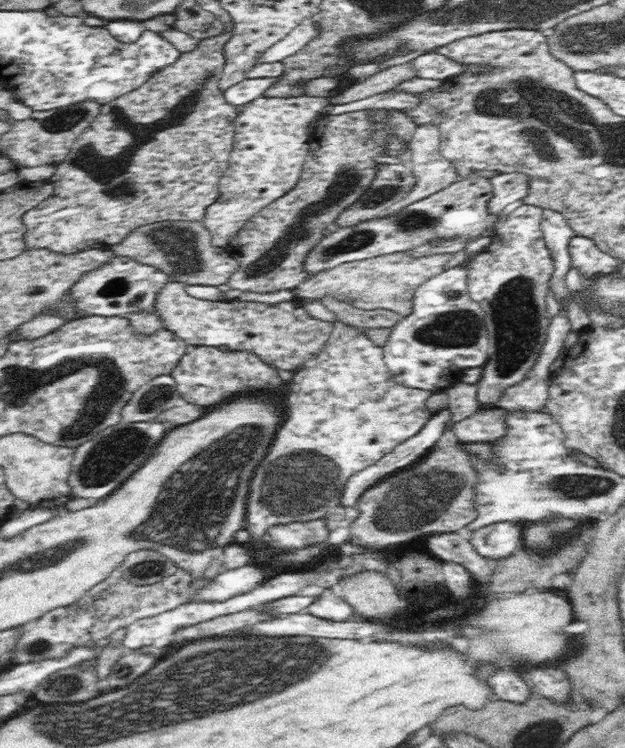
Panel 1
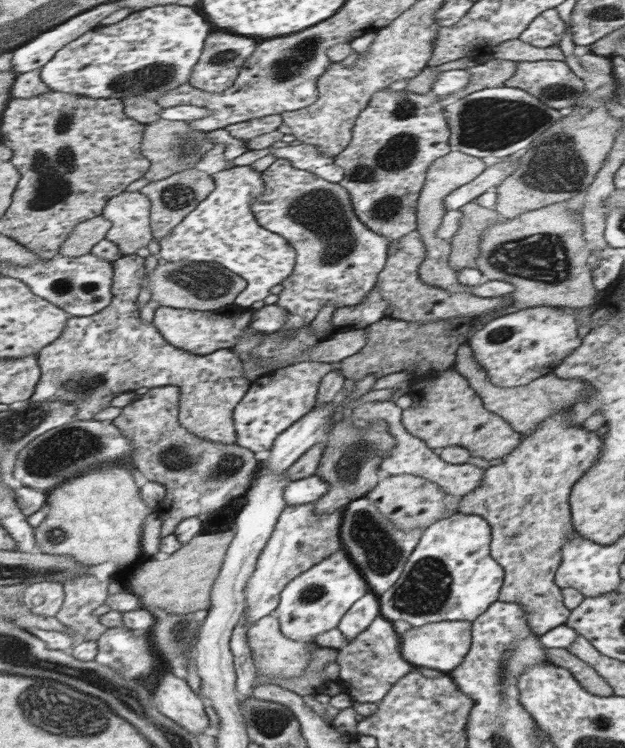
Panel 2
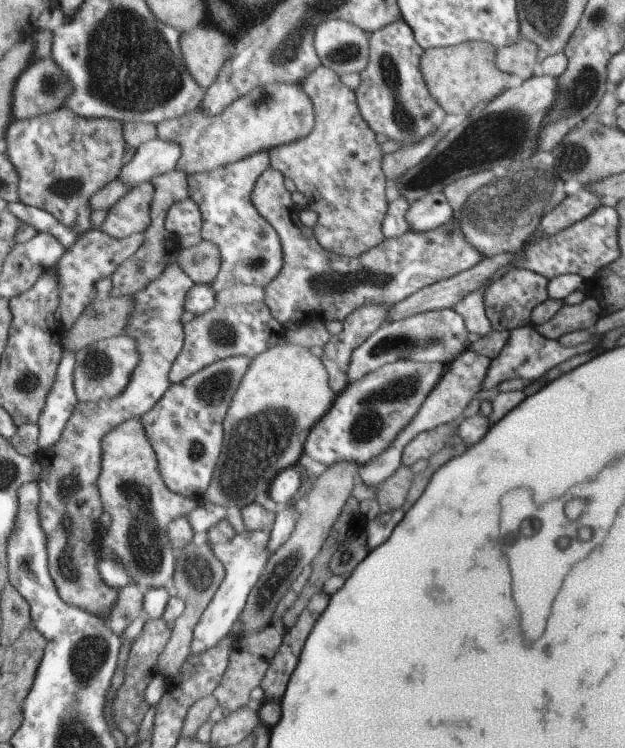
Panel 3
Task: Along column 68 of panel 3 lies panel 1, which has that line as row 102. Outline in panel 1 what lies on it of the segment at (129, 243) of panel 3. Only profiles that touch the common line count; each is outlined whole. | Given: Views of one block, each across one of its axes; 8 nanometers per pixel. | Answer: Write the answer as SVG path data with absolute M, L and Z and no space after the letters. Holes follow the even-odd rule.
M304 96L288 100L258 98L244 106L244 114L236 118L230 168L220 178L216 202L204 210L200 220L200 226L210 234L214 250L224 248L226 252L264 208L270 208L298 186L304 176L304 162L310 156L310 124L328 104L328 98Z

